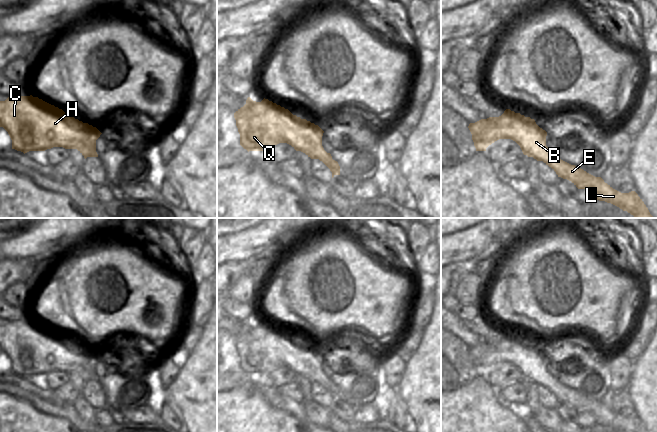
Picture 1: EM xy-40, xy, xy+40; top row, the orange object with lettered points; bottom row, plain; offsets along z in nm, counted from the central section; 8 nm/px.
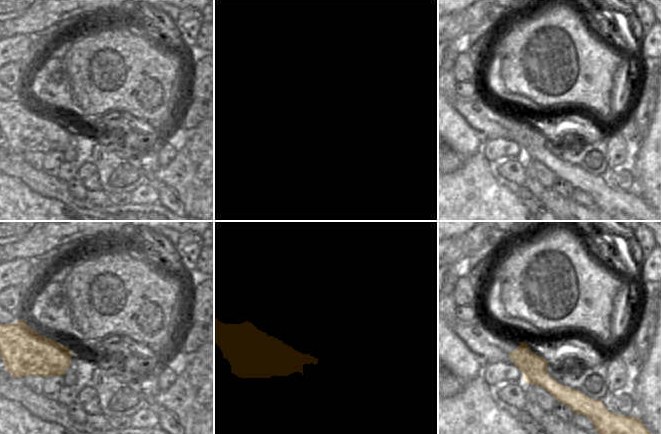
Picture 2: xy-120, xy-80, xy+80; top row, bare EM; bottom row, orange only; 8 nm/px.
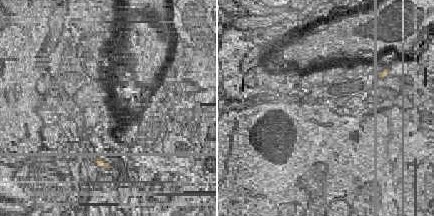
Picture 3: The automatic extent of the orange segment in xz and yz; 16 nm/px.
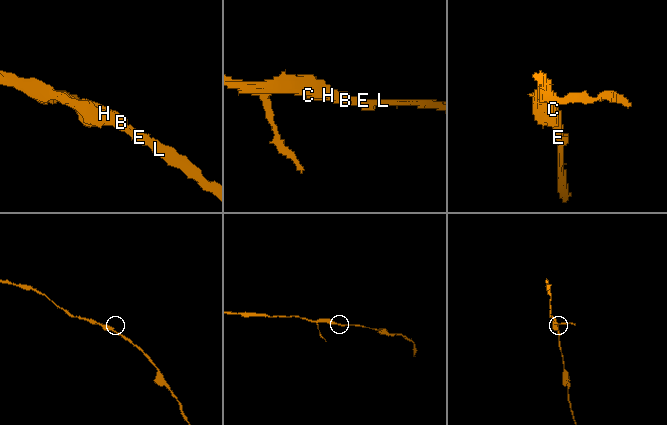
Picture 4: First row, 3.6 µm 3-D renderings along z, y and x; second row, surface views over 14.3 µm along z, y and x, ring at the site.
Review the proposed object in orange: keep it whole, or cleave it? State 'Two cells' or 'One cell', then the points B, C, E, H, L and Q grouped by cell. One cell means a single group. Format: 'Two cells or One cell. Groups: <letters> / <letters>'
One cell. Groups: B C E H L Q.

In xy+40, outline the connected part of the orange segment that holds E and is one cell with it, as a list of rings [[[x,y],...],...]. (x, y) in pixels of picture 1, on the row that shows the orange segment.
[[[506,109],[501,116],[489,117],[470,123],[468,128],[472,134],[476,151],[486,151],[489,145],[499,139],[511,139],[520,146],[524,155],[533,157],[537,161],[543,161],[556,172],[558,177],[571,181],[578,189],[591,189],[596,194],[597,200],[611,203],[623,211],[627,211],[635,218],[654,218],[635,191],[621,193],[605,183],[601,177],[595,177],[579,167],[561,160],[546,146],[547,132],[540,128],[535,120],[530,117]]]

